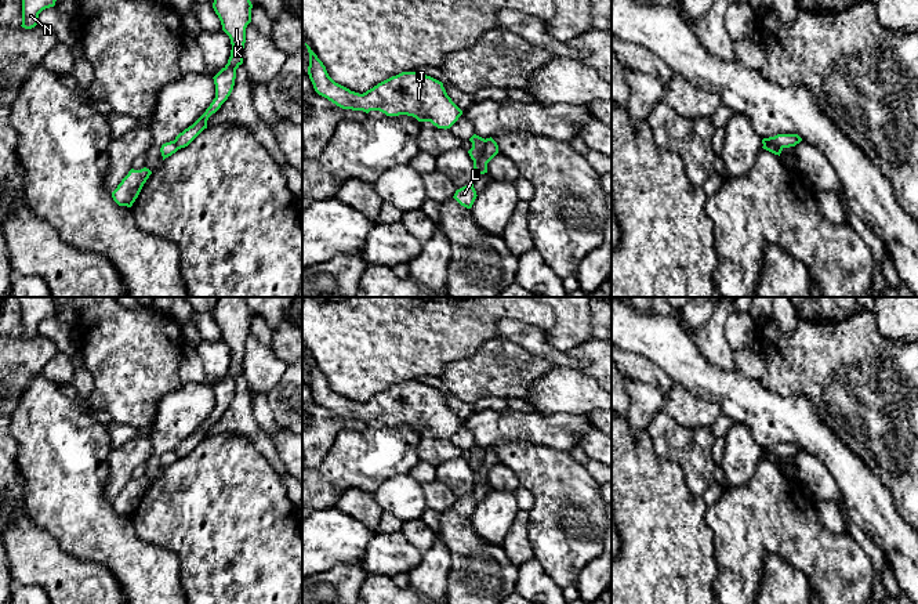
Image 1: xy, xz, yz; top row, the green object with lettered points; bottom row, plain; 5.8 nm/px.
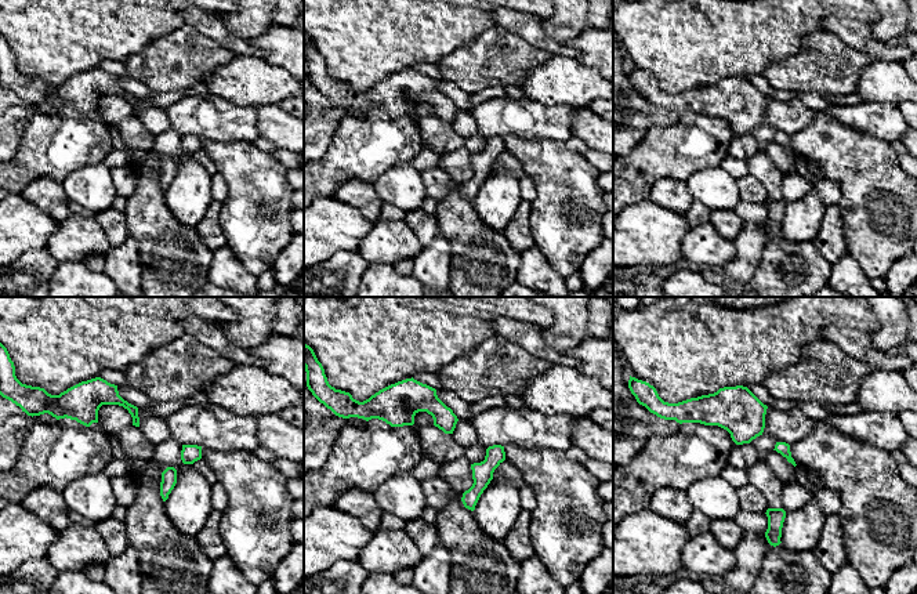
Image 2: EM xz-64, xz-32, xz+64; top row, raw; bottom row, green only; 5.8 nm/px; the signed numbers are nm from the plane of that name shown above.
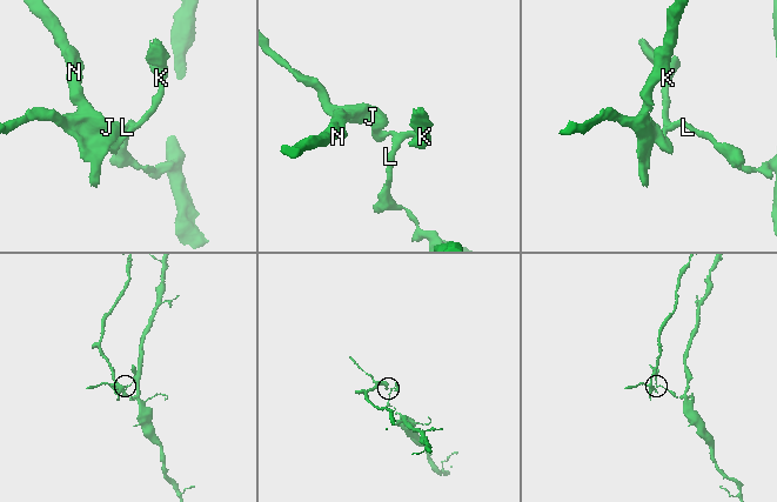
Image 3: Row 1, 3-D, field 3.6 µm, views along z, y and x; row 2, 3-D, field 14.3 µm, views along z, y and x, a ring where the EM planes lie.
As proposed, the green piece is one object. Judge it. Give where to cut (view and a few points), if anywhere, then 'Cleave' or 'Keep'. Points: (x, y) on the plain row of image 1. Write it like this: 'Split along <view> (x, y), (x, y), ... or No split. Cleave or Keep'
Split along xz (485, 449), (485, 458), (474, 472). Cleave

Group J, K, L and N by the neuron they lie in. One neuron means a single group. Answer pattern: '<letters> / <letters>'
J N / K L

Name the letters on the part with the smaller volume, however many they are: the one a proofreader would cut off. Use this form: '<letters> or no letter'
J, N

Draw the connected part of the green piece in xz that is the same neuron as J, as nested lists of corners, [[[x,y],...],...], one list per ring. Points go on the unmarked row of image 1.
[[[305,352],[309,362],[308,384],[315,401],[342,419],[380,420],[387,426],[407,424],[450,438],[462,420],[447,405],[443,393],[421,381],[402,381],[363,404],[335,393],[326,376]]]

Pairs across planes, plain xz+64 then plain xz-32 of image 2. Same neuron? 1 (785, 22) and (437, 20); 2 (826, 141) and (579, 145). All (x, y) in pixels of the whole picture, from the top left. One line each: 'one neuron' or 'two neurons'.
1: one neuron
2: two neurons

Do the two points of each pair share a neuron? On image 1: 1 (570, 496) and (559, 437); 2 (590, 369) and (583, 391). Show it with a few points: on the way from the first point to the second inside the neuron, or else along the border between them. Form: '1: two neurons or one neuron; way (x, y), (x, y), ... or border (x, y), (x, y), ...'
1: two neurons; border (530, 442), (569, 451)
2: two neurons; border (580, 371), (597, 382)

